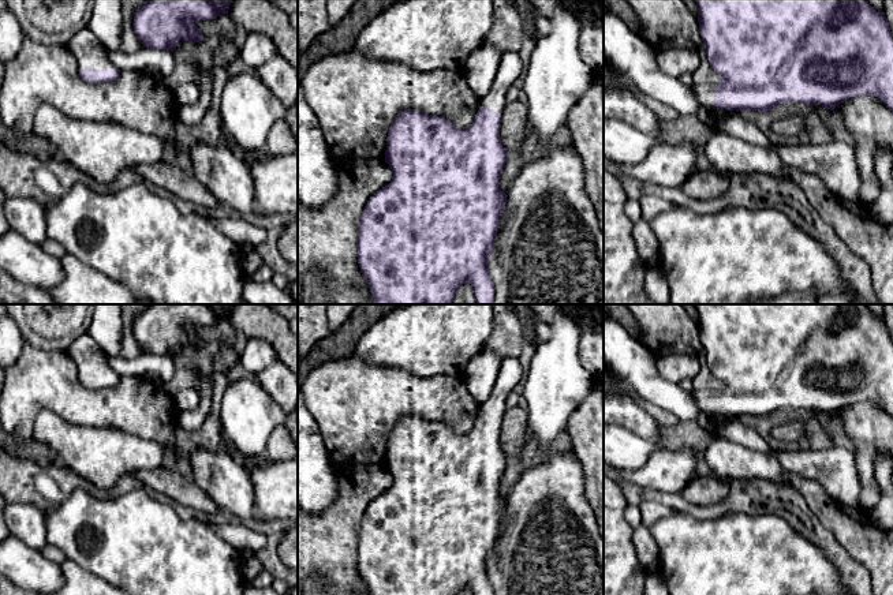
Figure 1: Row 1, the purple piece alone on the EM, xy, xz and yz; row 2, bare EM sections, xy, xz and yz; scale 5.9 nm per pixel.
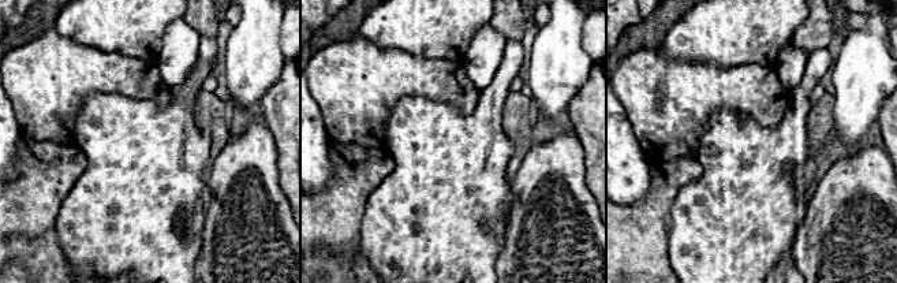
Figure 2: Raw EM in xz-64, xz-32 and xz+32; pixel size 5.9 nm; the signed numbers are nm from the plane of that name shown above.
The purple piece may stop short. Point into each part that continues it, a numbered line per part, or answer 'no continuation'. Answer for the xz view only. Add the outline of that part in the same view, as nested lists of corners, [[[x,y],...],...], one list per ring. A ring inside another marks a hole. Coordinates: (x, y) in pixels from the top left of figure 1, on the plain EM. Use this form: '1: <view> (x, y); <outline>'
1: xz (511, 375); [[[507,358],[501,362],[500,373],[490,397],[481,405],[482,412],[501,419],[505,412],[505,401],[523,382],[524,373],[519,359]]]

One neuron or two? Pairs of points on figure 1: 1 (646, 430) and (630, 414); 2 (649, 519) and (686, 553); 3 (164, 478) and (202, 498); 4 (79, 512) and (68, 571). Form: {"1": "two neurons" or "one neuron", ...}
{"1": "one neuron", "2": "two neurons", "3": "one neuron", "4": "two neurons"}

